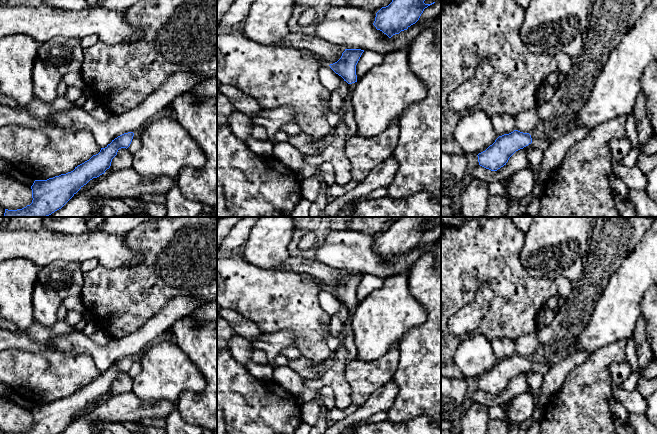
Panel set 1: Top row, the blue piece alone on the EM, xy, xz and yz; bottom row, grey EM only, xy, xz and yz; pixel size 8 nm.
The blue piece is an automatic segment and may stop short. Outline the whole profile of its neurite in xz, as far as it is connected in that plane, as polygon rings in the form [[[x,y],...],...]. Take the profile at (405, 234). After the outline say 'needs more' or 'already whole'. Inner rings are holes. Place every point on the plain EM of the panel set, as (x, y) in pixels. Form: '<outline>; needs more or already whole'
[[[400,217],[392,226],[382,231],[375,241],[373,249],[389,262],[415,248],[424,233],[434,228],[425,228],[430,217]]]; already whole

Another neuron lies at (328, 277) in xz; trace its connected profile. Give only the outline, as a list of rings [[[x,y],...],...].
[[[291,256],[284,262],[282,271],[296,272],[313,278],[328,289],[337,286],[345,275],[345,272],[339,269],[333,269],[316,260],[308,261]]]

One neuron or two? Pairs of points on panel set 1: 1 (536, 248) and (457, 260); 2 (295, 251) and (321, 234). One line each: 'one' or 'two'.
1: two
2: one

